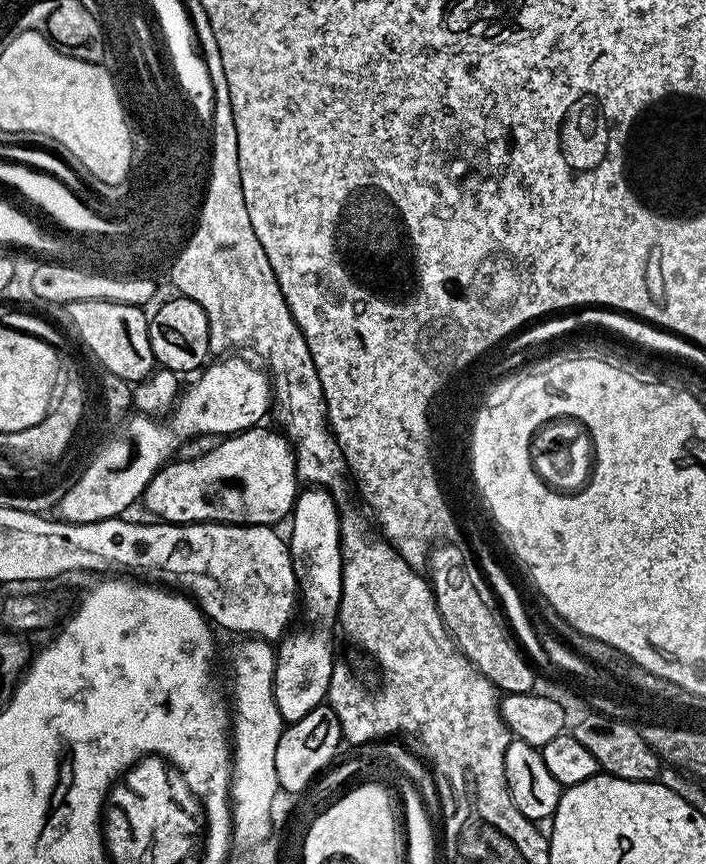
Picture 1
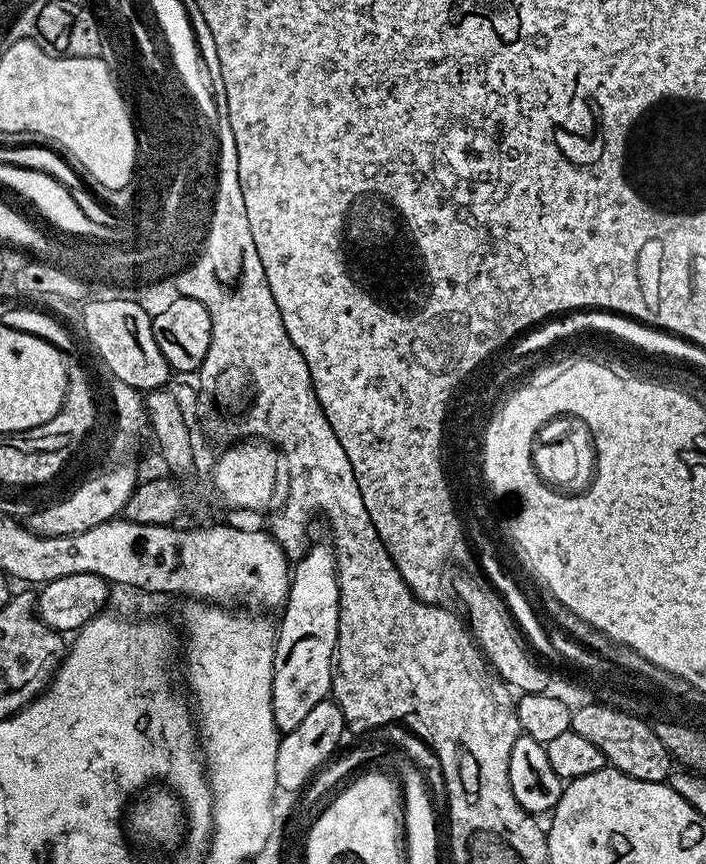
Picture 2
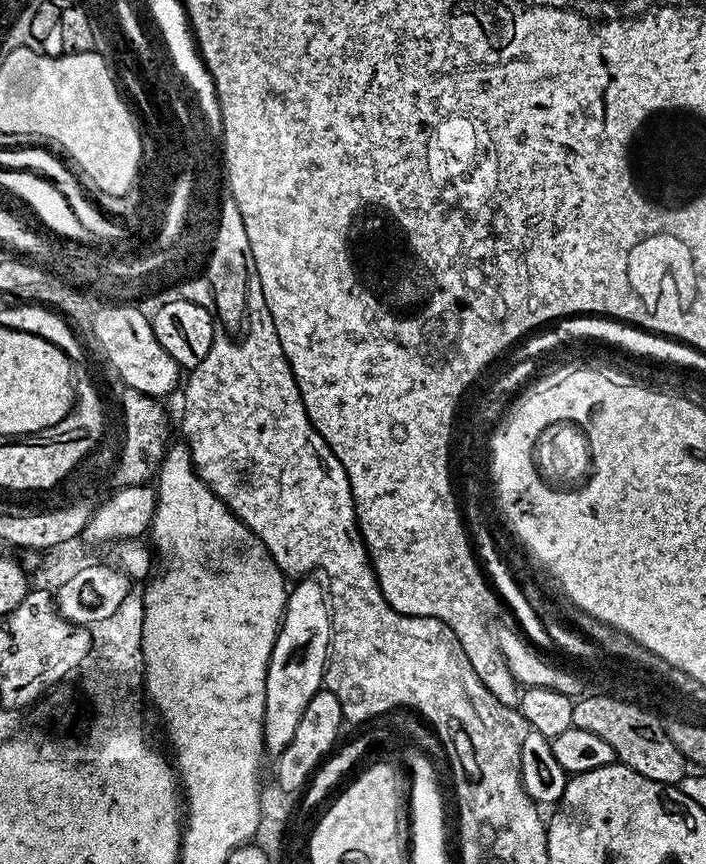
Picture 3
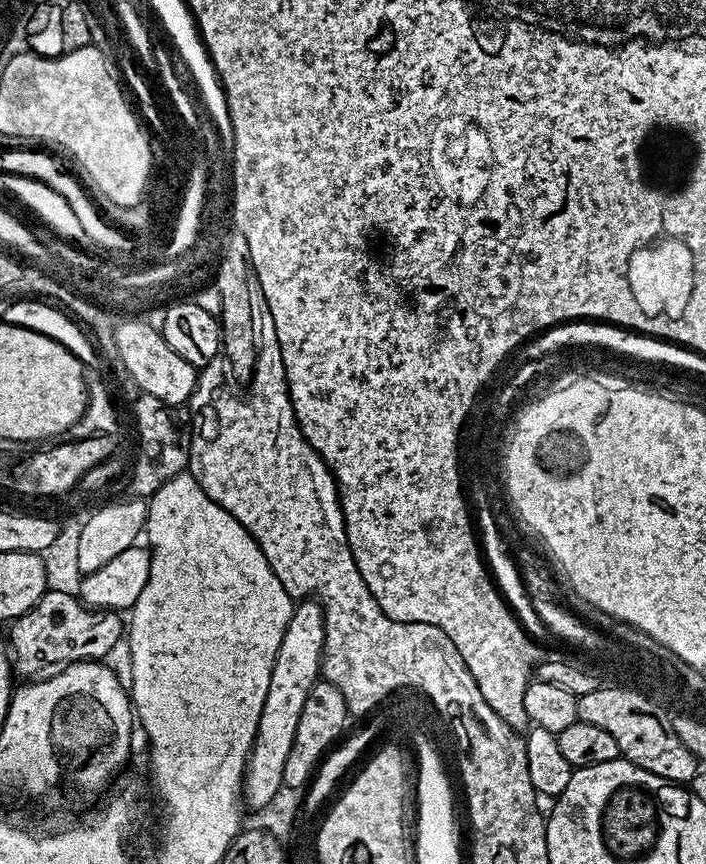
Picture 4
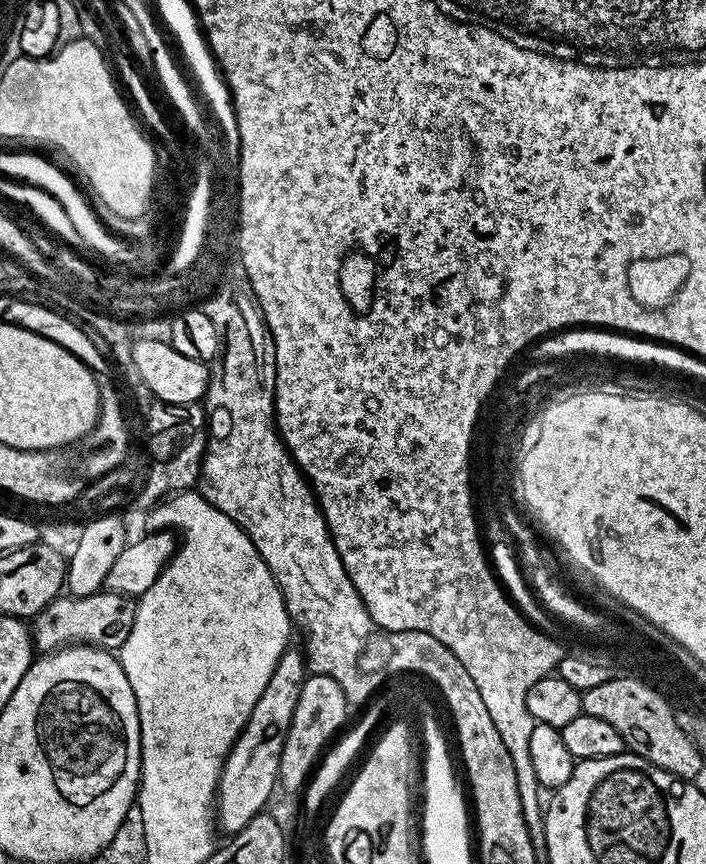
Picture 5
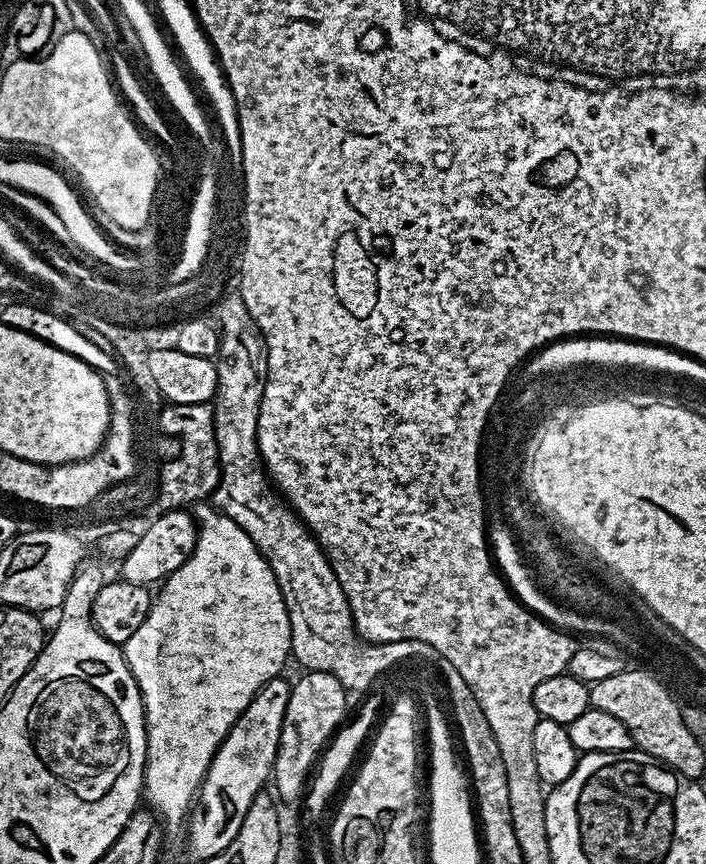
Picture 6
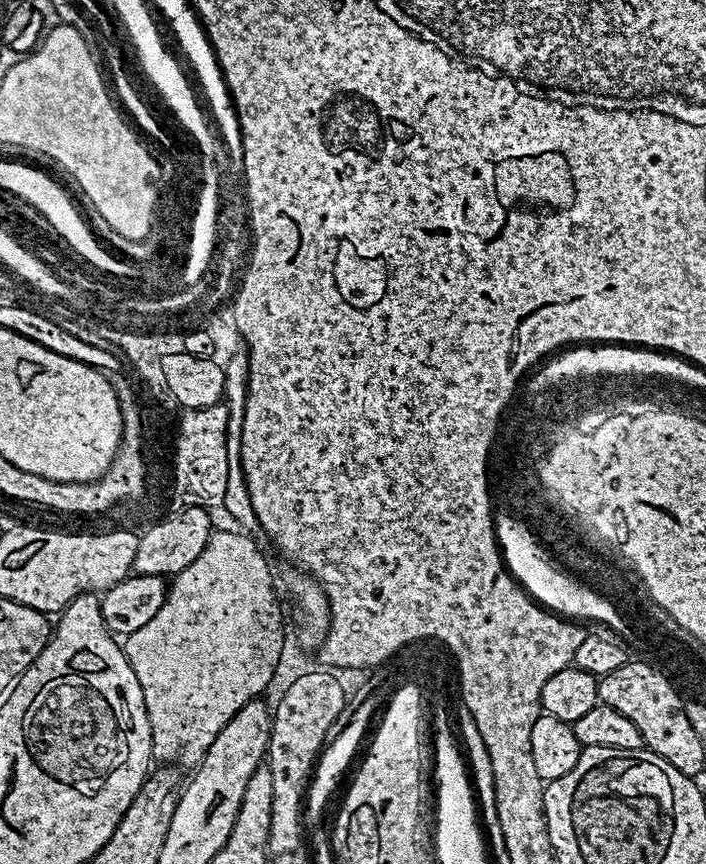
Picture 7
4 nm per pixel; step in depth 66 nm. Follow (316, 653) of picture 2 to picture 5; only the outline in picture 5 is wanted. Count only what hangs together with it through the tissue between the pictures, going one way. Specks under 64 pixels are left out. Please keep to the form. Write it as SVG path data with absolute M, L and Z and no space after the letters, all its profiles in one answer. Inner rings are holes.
M290 646L282 654L282 658L278 658L278 666L274 674L270 674L270 682L266 682L266 690L262 690L262 698L258 698L258 706L254 706L246 726L234 742L220 772L220 780L217 784L216 824L222 832L223 830L228 832L227 835L236 835L267 807L270 792L279 783L282 746L286 742L286 734L290 730L290 718L294 718L294 706L298 706L298 694L302 694L305 679L304 653L299 647Z

